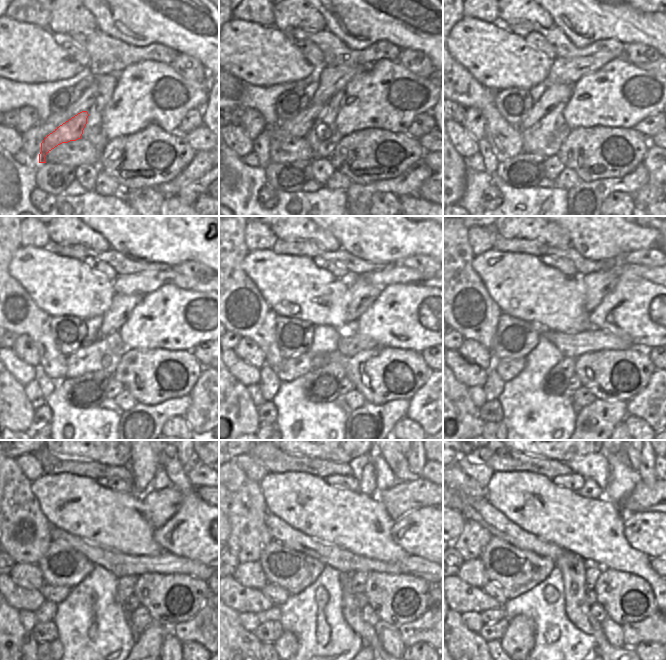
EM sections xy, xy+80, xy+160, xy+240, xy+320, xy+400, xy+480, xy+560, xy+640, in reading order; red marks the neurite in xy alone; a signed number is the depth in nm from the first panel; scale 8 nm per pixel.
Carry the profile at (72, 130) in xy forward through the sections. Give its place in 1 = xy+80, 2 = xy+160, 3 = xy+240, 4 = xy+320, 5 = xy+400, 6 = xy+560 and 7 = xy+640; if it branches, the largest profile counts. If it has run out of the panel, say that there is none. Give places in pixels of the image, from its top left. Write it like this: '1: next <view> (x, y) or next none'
1: next xy+80 (298, 126)
2: next xy+160 (555, 94)
3: next xy+240 (120, 310)
4: next xy+320 (362, 295)
5: next xy+400 (597, 285)
6: next xy+560 (403, 498)
7: next xy+640 (644, 495)

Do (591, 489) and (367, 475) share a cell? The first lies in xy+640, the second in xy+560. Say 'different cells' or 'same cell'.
same cell

